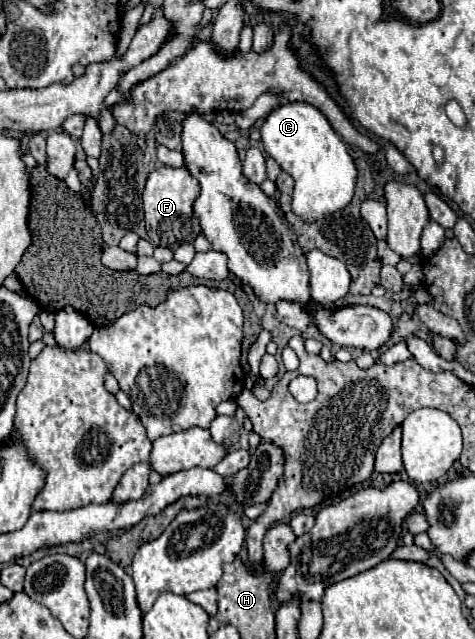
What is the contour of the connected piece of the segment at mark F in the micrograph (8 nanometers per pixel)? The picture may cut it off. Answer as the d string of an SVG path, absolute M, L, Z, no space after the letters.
M161 167L155 169L145 185L143 191L143 211L145 211L145 223L147 223L147 235L153 241L153 245L177 249L181 243L193 243L197 235L201 233L199 219L193 213L193 201L199 195L199 181L189 173L189 169L183 167Z

